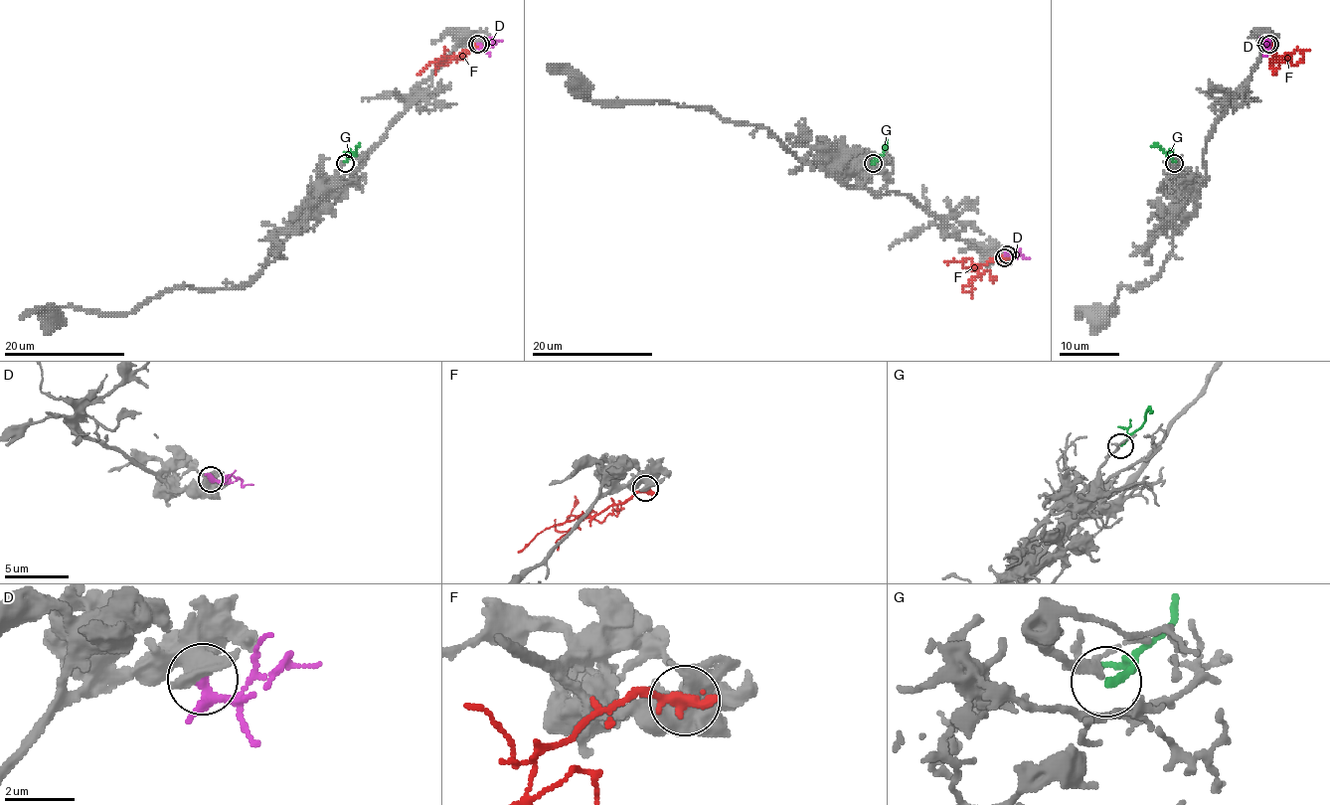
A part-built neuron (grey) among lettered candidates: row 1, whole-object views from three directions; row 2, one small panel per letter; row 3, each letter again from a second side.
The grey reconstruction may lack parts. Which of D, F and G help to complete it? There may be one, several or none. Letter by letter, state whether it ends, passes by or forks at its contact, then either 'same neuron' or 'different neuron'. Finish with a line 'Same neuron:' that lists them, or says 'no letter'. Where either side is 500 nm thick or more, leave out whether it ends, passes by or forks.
D: different neuron
F: it ends; different neuron
G: it ends; same neuron
Same neuron: G

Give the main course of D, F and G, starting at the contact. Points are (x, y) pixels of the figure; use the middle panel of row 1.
D: (1007, 254), (1028, 257)
F: (1004, 257), (989, 258), (981, 264), (975, 275), (963, 284), (963, 290), (970, 290), (970, 286)
G: (872, 163), (885, 151), (886, 139)

